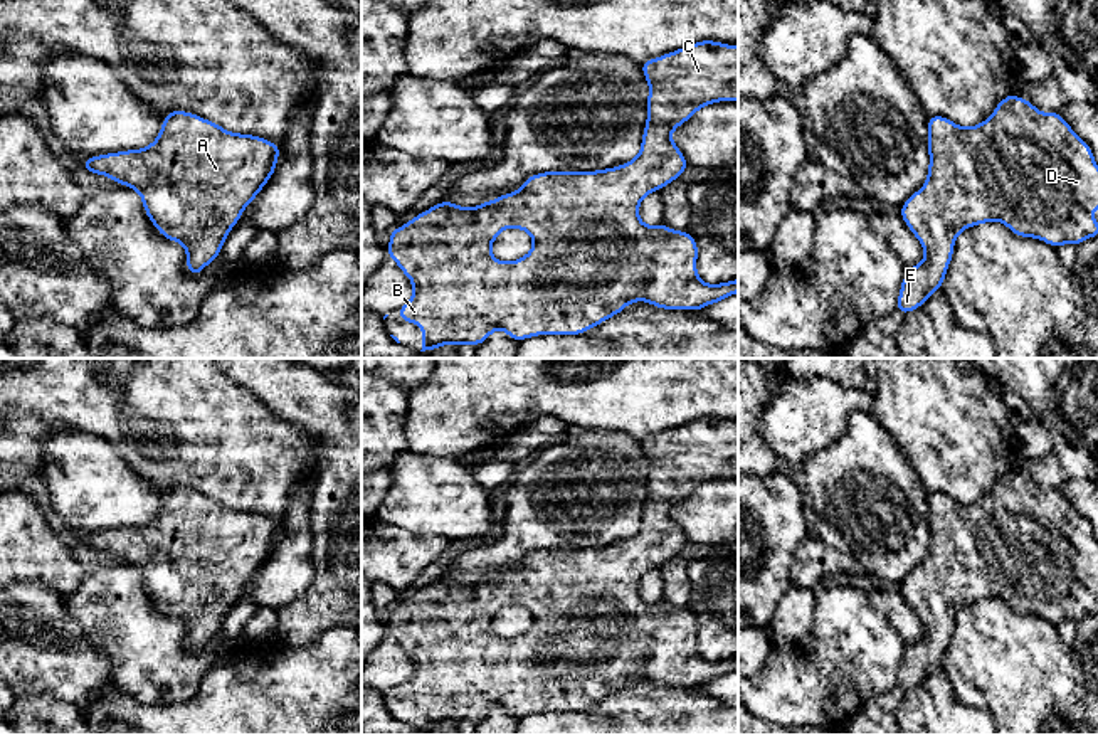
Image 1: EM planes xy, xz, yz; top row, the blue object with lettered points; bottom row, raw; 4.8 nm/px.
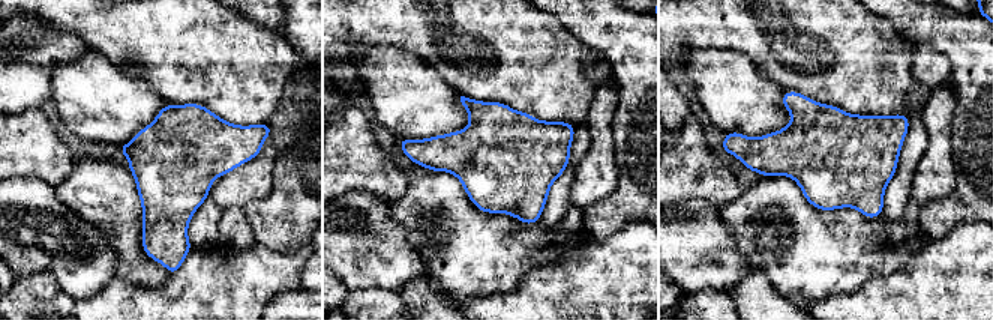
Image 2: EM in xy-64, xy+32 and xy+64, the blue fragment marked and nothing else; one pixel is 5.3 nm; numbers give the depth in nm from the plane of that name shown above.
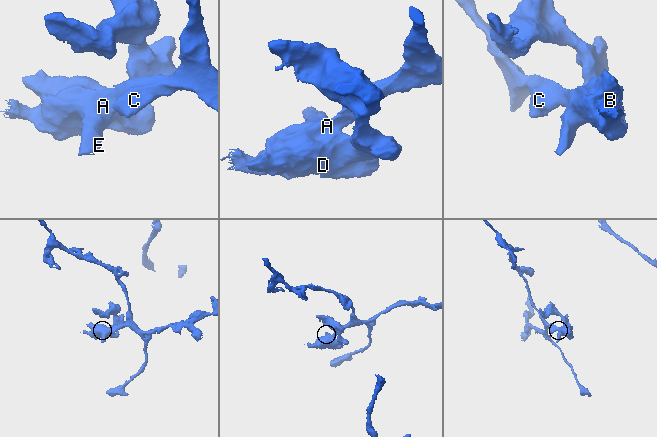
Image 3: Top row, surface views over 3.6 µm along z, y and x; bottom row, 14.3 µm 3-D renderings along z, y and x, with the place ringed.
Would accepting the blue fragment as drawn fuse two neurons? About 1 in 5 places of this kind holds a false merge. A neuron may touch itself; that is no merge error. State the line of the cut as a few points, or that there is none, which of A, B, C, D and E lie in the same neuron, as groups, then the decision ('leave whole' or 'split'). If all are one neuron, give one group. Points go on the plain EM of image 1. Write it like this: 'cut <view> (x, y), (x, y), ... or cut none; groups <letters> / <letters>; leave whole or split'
cut none; groups A B C D E; leave whole

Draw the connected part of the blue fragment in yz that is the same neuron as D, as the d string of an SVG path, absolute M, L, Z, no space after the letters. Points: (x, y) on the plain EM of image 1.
M1007 471L989 496L972 505L962 505L945 493L928 493L928 531L930 543L923 565L910 572L900 585L905 600L925 626L925 637L906 646L903 654L896 683L901 691L920 685L942 664L953 632L953 619L967 604L999 597L1016 612L1041 616L1054 626L1061 621L1080 622L1098 612L1098 599L1093 595L1098 582L1098 542L1091 525L1061 489L1041 489L1024 474Z

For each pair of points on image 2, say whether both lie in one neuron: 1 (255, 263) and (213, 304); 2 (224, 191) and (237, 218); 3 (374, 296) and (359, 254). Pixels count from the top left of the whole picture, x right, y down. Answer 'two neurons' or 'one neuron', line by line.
1: one neuron
2: two neurons
3: two neurons

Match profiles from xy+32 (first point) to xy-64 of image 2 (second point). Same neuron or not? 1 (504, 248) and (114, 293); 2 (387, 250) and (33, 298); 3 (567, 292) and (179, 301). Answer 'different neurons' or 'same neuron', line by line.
1: different neurons
2: different neurons
3: same neuron

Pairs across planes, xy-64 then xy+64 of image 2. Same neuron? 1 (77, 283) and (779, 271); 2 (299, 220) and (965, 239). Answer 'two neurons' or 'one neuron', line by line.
1: two neurons
2: two neurons

